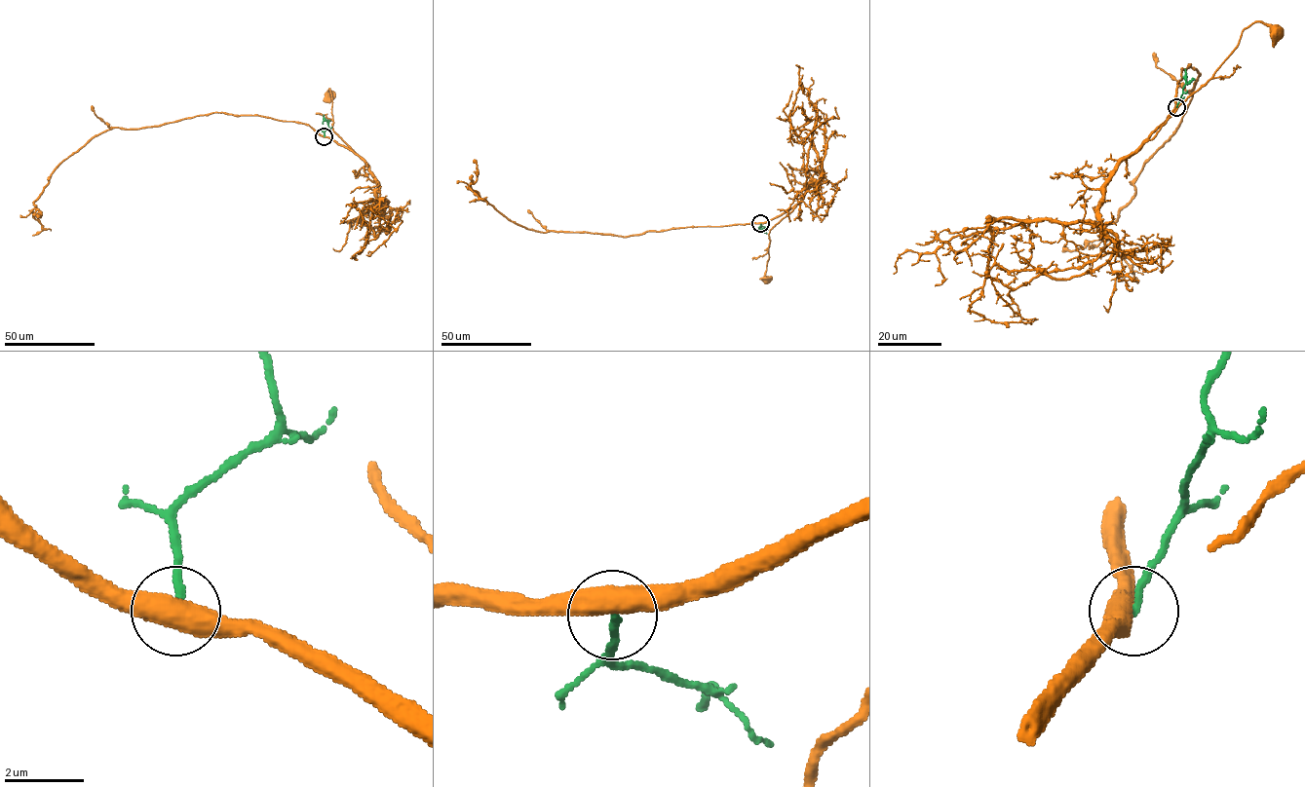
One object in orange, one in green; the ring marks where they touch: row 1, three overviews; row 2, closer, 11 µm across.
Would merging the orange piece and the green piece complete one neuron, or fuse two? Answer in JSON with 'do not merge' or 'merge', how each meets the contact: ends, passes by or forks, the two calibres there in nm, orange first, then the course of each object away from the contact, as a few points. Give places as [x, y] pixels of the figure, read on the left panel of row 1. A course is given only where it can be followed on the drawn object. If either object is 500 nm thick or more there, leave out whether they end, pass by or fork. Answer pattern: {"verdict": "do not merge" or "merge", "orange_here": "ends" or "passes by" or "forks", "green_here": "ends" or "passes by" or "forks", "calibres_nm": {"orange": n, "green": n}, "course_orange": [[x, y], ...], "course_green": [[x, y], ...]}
{"verdict": "do not merge", "calibres_nm": {"orange": 550, "green": 180}, "course_orange": [[324, 136], [357, 155], [331, 128], [330, 94]], "course_green": [[325, 136], [328, 128], [324, 115]]}

